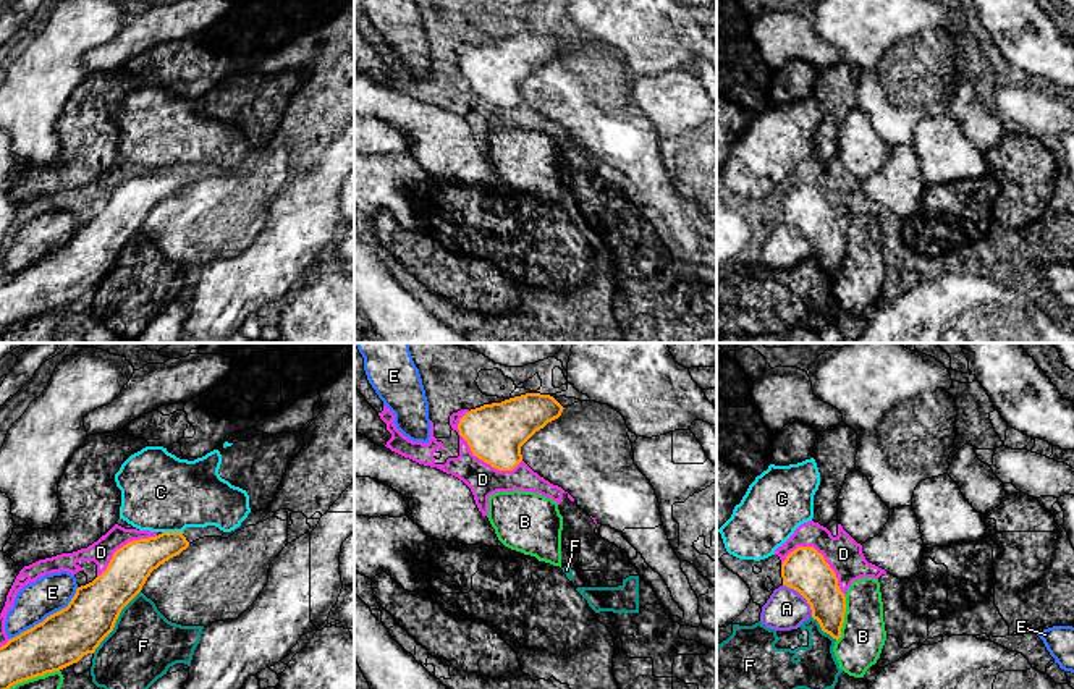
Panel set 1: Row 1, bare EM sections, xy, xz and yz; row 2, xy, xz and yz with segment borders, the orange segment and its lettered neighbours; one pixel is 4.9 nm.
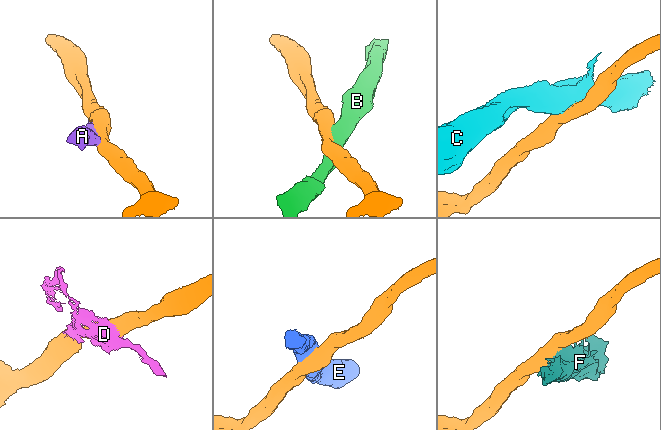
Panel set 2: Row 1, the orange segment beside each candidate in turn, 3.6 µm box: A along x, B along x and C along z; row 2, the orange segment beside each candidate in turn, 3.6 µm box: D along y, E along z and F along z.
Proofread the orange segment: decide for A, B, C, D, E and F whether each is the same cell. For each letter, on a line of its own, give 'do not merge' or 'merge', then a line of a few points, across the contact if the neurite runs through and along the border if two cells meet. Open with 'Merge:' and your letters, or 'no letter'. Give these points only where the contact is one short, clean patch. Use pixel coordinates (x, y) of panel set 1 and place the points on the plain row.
Merge: no letter
A: do not merge
B: do not merge
C: do not merge
D: do not merge
E: do not merge
F: do not merge; line xy (139, 228), (122, 248), (114, 267), (93, 290)

